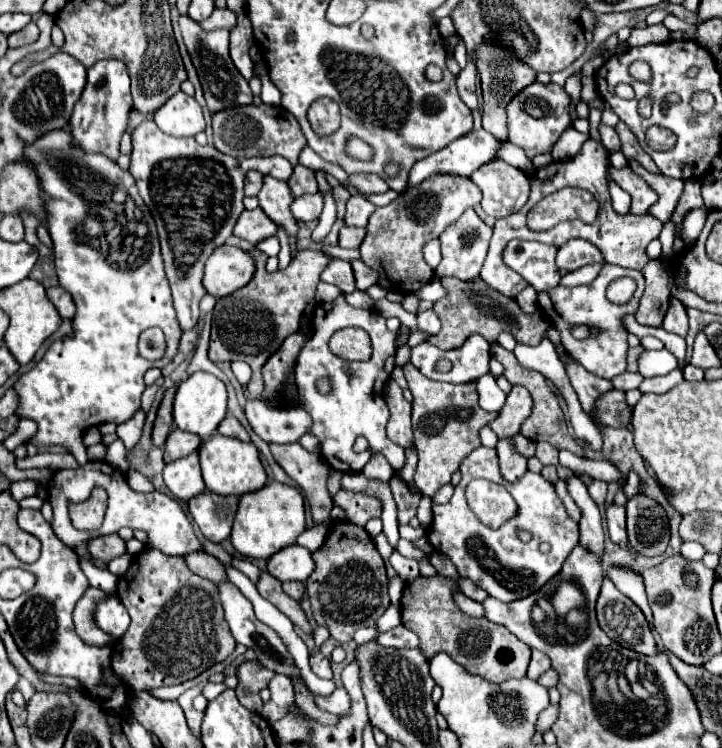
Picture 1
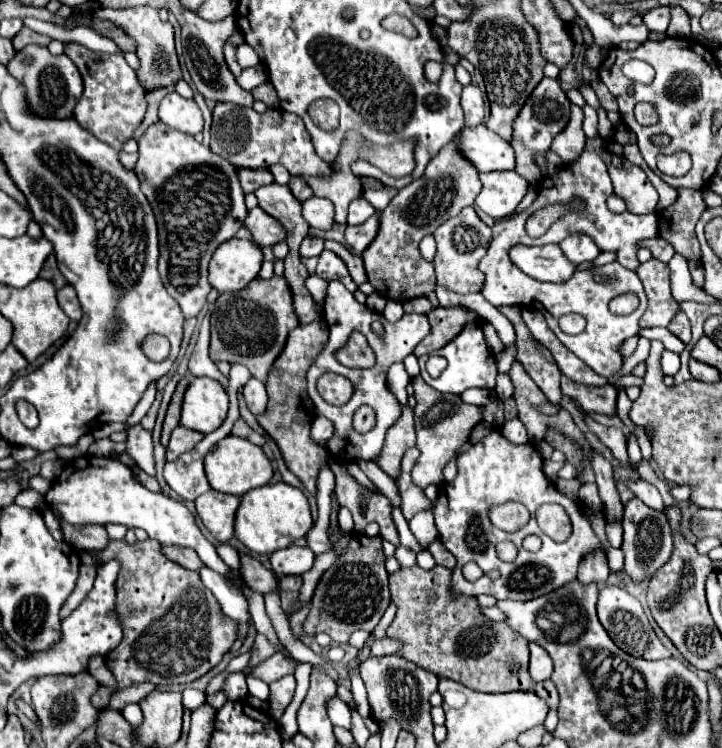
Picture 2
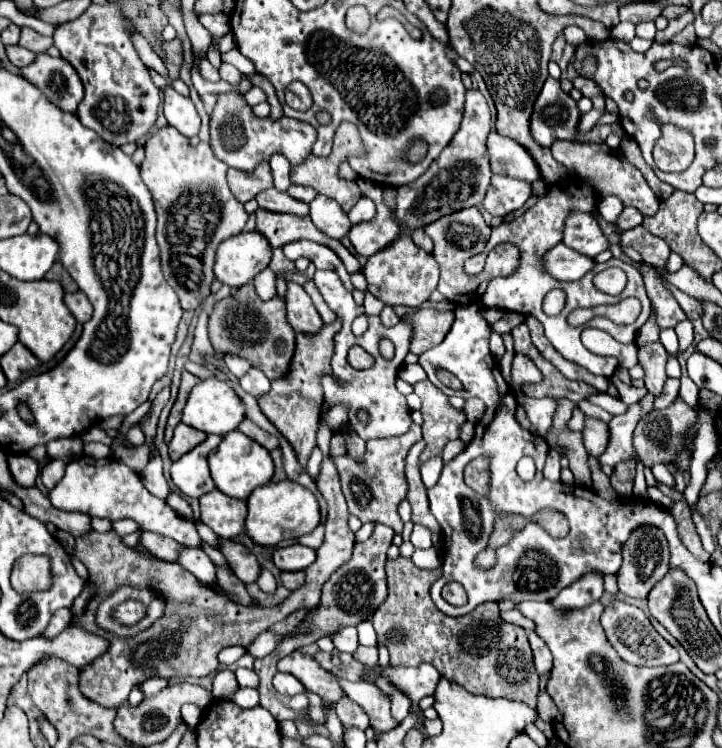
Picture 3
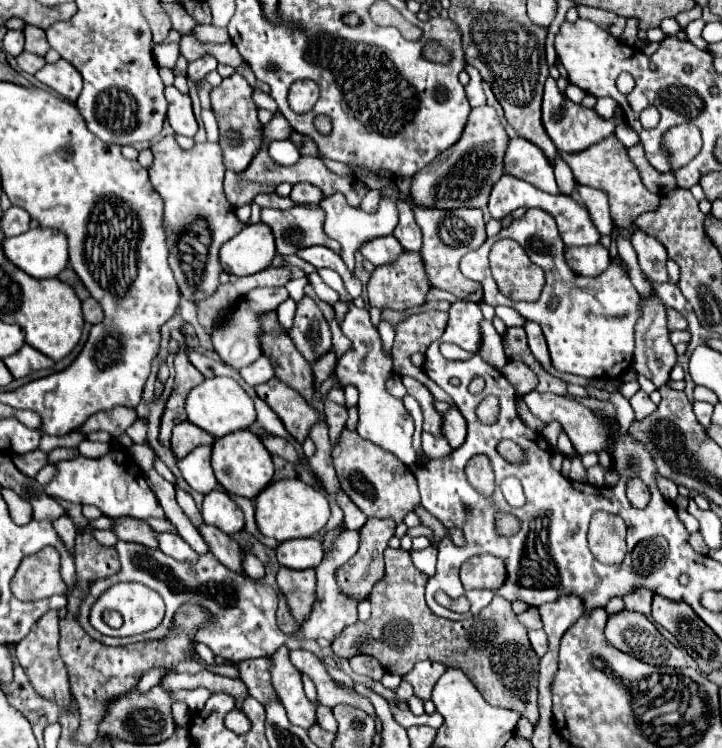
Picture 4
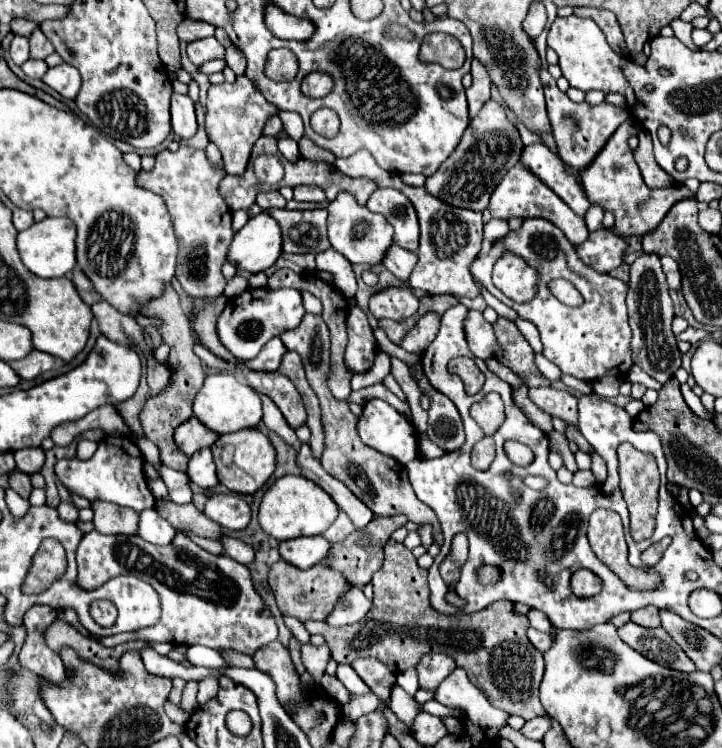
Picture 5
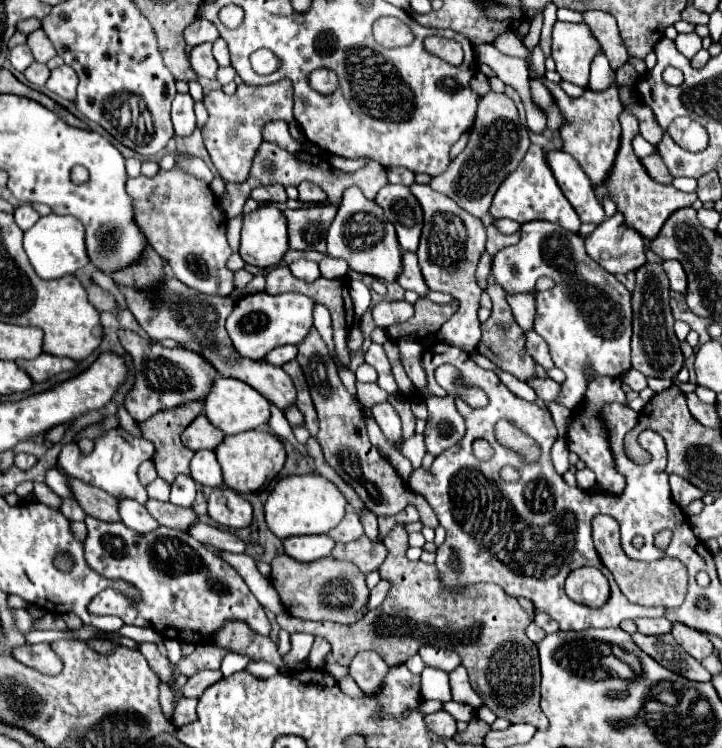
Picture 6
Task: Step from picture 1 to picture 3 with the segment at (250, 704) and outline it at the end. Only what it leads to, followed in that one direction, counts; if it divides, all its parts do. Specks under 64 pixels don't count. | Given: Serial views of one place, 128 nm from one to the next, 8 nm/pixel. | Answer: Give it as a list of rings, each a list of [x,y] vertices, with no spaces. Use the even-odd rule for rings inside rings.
[[[298,650],[284,656],[278,662],[278,672],[296,676],[304,684],[306,690],[320,692],[320,696],[328,696],[328,700],[332,700],[332,702],[336,702],[344,694],[336,682],[336,678],[330,672],[326,672],[312,656],[302,654]]]

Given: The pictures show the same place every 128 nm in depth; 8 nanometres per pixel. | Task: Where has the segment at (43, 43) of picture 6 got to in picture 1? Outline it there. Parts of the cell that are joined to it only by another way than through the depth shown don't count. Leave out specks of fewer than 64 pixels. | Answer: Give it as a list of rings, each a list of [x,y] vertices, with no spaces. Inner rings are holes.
[[[30,22],[26,28],[22,28],[20,32],[14,32],[8,36],[8,46],[10,48],[20,48],[20,46],[28,46],[32,42],[36,42],[38,38],[38,26],[34,22]]]

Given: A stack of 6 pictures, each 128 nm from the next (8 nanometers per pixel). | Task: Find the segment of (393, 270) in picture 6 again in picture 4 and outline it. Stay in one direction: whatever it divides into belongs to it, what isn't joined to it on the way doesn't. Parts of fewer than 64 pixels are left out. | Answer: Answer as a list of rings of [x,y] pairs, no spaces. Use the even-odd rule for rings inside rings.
[[[390,184],[382,190],[384,198],[380,202],[380,208],[376,214],[364,214],[360,212],[358,208],[352,208],[346,204],[346,198],[342,194],[334,194],[334,196],[328,196],[320,202],[320,208],[326,212],[326,220],[324,220],[324,232],[334,238],[336,242],[340,242],[342,246],[342,260],[344,264],[348,266],[350,272],[354,272],[354,252],[358,250],[360,244],[372,240],[372,238],[378,238],[378,236],[388,236],[394,232],[396,224],[398,224],[398,210],[396,210],[396,204],[400,200],[400,190],[396,184]]]

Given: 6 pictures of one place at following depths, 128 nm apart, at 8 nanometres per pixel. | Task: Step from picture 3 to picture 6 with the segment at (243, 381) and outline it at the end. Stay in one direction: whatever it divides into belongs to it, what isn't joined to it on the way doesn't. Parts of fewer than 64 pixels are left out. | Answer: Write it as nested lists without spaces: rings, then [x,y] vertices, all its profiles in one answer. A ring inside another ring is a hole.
[[[278,346],[278,348],[274,348],[272,352],[268,352],[264,356],[264,362],[272,364],[272,366],[282,366],[288,360],[292,360],[294,356],[296,356],[296,348],[294,346]]]

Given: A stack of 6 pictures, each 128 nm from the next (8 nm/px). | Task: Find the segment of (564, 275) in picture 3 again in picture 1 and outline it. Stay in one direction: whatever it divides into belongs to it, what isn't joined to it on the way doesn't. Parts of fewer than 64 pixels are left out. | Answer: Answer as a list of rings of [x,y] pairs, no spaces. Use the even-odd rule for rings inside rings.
[[[512,240],[504,252],[504,264],[518,272],[526,282],[534,286],[536,292],[550,290],[558,286],[558,270],[554,264],[556,256],[556,246],[540,244],[540,242],[522,242],[522,240]]]

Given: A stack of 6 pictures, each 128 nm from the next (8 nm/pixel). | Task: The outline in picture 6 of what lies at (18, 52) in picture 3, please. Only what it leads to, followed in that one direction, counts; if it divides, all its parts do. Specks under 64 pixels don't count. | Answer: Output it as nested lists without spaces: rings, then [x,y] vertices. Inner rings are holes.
[[[32,62],[26,70],[24,70],[24,76],[28,78],[28,82],[32,82],[34,86],[44,86],[48,76],[50,76],[50,70],[46,64],[40,64],[40,62]]]

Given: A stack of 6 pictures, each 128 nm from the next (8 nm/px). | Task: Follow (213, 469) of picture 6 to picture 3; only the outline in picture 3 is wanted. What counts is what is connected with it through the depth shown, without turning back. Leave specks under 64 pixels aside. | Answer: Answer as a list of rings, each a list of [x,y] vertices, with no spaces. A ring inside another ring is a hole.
[[[210,434],[202,444],[198,444],[192,452],[186,452],[180,460],[176,460],[170,468],[172,482],[178,490],[188,498],[200,498],[202,494],[214,490],[214,480],[208,472],[206,456],[212,448],[222,442],[222,436]]]

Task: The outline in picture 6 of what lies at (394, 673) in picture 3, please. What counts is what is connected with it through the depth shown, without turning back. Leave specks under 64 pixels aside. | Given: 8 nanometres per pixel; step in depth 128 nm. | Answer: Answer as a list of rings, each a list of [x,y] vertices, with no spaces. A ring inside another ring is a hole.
[[[424,646],[420,648],[418,652],[424,660],[426,666],[430,668],[438,668],[438,670],[444,670],[444,672],[452,672],[456,666],[460,666],[460,656],[456,652],[450,652],[450,650],[444,650],[444,648],[434,648],[434,646]]]

